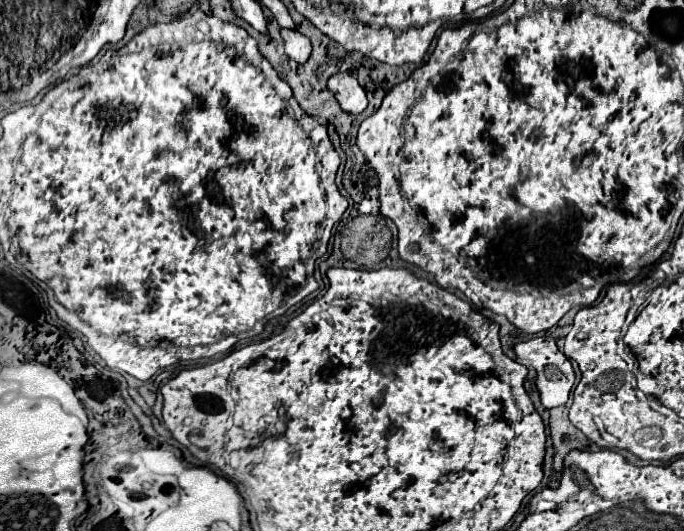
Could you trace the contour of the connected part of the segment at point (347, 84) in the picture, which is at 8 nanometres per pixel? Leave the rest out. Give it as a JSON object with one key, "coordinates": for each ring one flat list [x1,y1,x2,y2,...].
{"coordinates":[[337,73,329,79,327,85,335,93,343,111,347,111,351,115,359,115,367,107,367,95,353,75]]}

